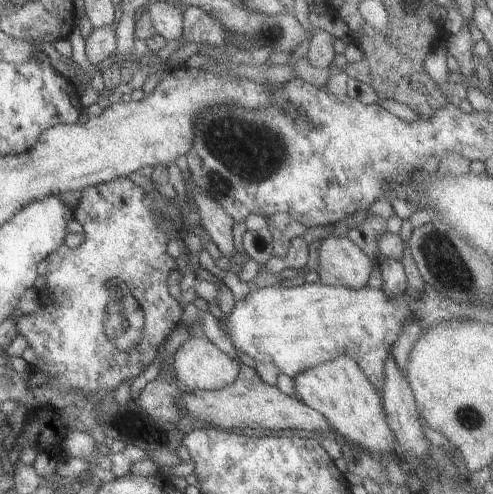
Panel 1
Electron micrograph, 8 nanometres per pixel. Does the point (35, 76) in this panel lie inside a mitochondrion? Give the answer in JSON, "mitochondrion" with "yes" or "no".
{"mitochondrion":"no"}

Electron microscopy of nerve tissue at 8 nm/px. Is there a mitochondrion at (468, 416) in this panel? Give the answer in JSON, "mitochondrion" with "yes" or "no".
{"mitochondrion":"yes"}

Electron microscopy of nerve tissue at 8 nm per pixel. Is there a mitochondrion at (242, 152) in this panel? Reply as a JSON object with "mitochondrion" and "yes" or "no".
{"mitochondrion":"yes"}

